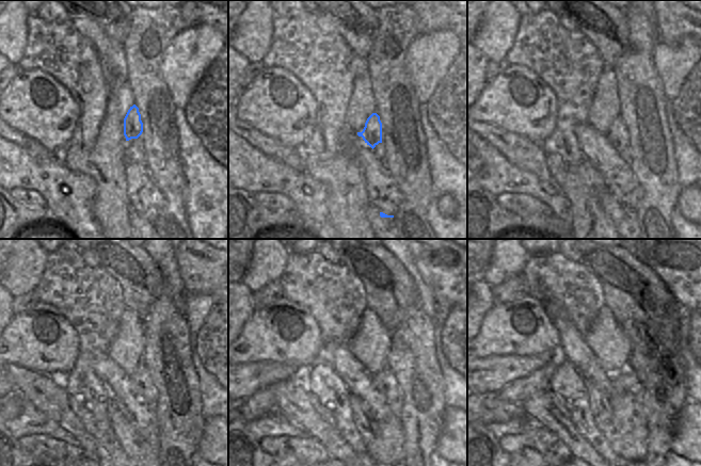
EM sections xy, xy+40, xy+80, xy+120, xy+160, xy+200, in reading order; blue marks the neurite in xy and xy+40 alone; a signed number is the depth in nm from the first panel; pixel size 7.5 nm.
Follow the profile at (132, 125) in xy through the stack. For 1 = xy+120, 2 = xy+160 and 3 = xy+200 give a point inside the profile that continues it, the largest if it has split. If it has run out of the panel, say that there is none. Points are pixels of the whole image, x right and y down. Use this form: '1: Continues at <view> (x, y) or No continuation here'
1: Continues at xy+120 (141, 378)
2: Continues at xy+160 (391, 432)
3: Continues at xy+200 (626, 394).

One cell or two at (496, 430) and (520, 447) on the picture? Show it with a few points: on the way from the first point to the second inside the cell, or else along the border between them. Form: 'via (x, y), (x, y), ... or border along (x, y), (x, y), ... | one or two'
border along (528, 430), (519, 434), (505, 434), (498, 440) | two

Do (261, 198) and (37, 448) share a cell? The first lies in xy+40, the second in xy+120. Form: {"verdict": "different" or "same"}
{"verdict": "same"}

